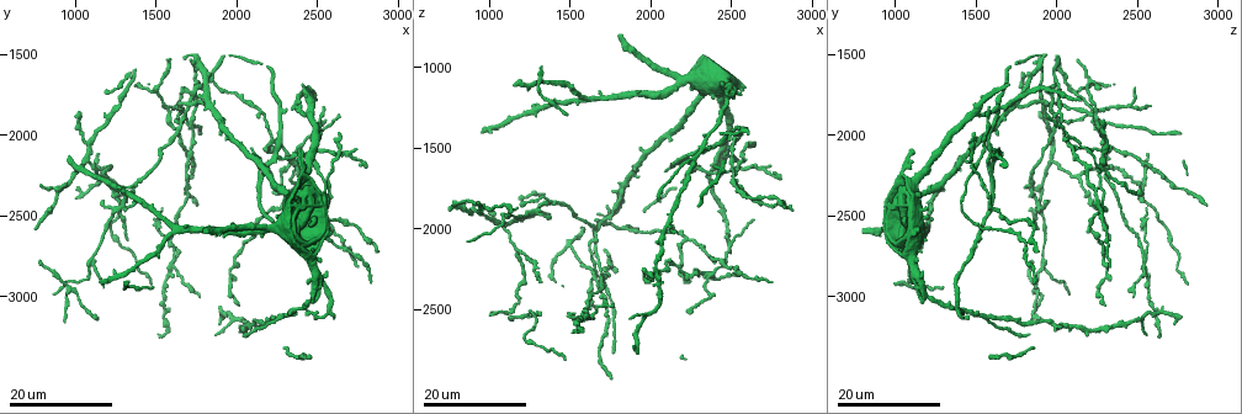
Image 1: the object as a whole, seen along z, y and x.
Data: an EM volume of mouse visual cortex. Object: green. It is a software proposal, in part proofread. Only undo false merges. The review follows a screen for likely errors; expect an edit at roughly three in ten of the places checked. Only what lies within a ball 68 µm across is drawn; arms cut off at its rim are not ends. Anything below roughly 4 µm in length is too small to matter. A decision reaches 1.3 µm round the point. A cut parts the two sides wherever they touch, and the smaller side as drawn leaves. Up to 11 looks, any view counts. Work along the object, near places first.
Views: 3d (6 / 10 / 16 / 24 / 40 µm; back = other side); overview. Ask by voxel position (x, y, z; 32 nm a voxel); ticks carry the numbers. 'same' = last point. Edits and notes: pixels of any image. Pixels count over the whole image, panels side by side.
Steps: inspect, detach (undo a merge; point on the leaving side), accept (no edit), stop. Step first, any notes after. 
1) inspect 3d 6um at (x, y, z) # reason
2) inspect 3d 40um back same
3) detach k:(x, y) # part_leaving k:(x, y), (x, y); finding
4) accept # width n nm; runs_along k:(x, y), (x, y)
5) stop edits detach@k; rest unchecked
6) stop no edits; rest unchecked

inspect 3d 24um at (1180, 2260, 2140) # side arm on a straight run

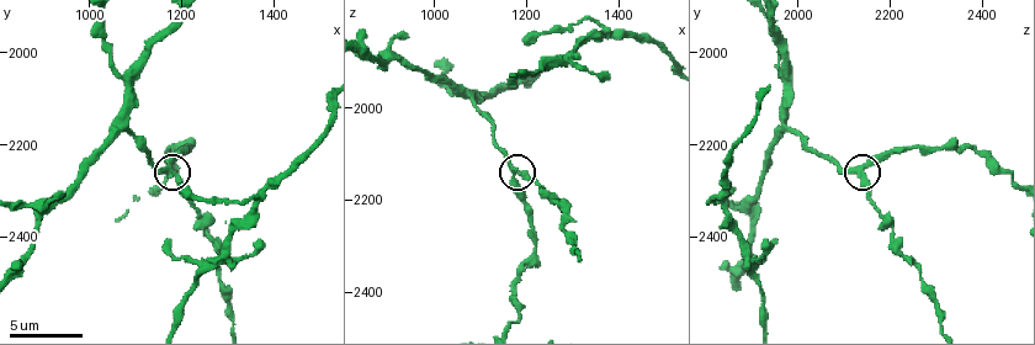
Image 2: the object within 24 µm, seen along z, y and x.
inspect 3d 10um at (1170, 2255, 2135) # zoom in

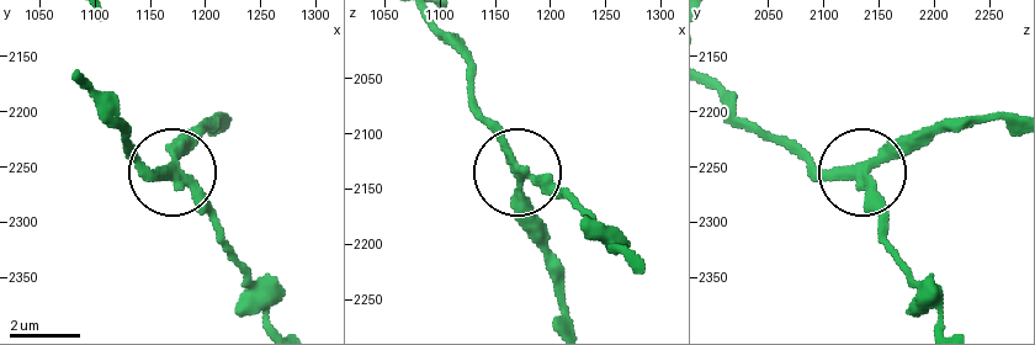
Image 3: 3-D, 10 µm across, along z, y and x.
accept # width 240 nm; one neuron here

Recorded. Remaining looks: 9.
inspect 3d 16um at (1100, 2800, 1920) # four or more arms meet

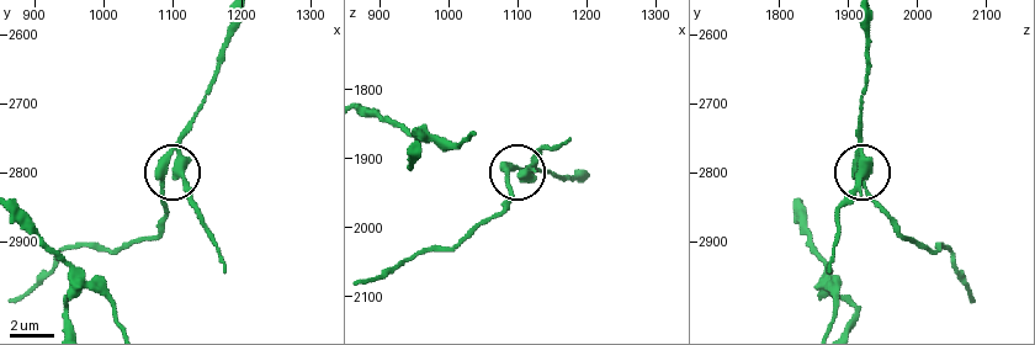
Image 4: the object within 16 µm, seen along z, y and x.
inspect 3d 10um at (1110, 2800, 1920)

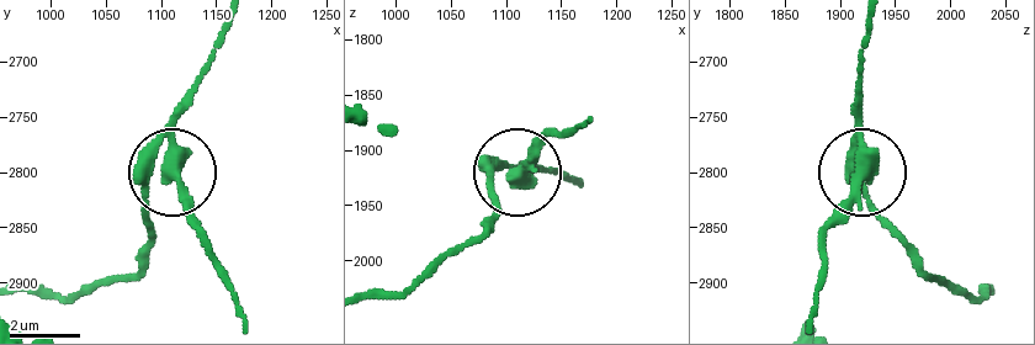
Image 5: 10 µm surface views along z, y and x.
accept # arms 5; runs_along 5:(866, 22), (858, 65), (864, 181), (826, 231); one neuron here

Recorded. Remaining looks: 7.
inspect 3d 16um at (1480, 1720, 2120) # arms part here

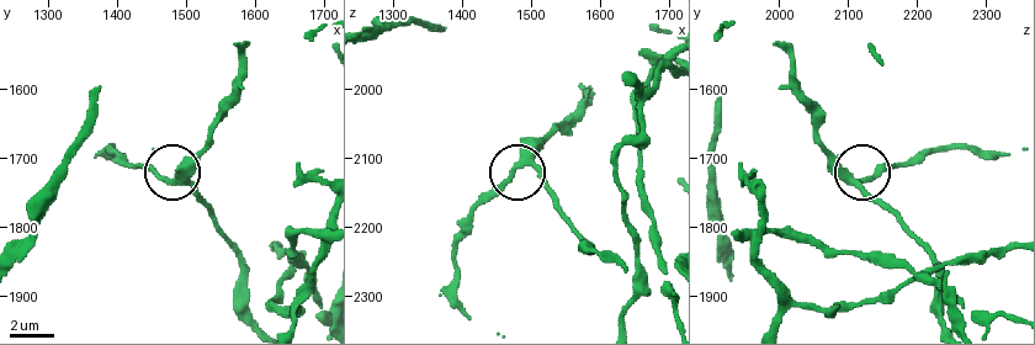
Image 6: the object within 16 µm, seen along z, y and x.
inspect 3d 10um at (1490, 1730, 2105) # closer look

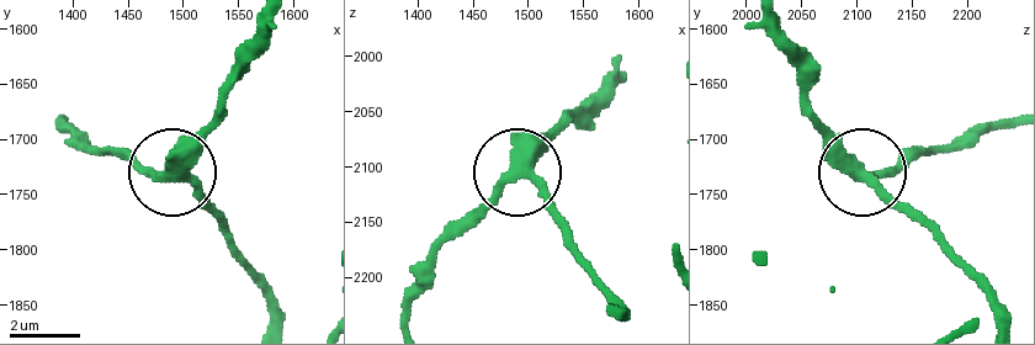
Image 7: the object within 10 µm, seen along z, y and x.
accept # runs_along 7:(998, 320), (990, 293), (816, 120); all the same neuron

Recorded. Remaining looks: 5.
inspect 3d 24um at (1640, 2740, 2540) # branch point

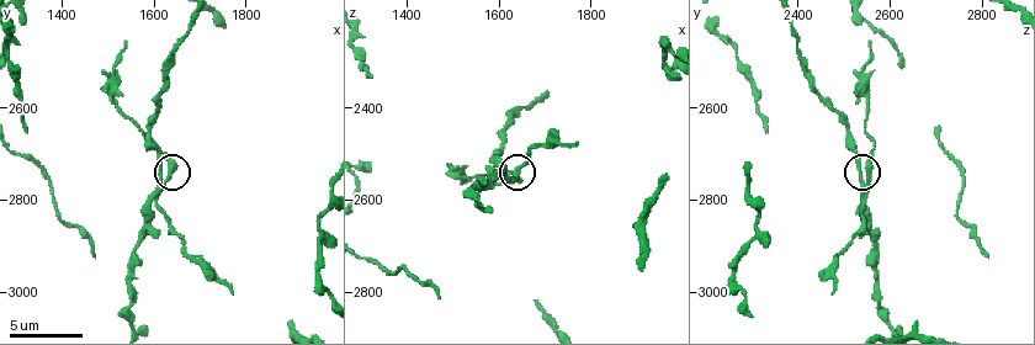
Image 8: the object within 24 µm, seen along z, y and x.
inspect 3d 10um at (1635, 2750, 2555)

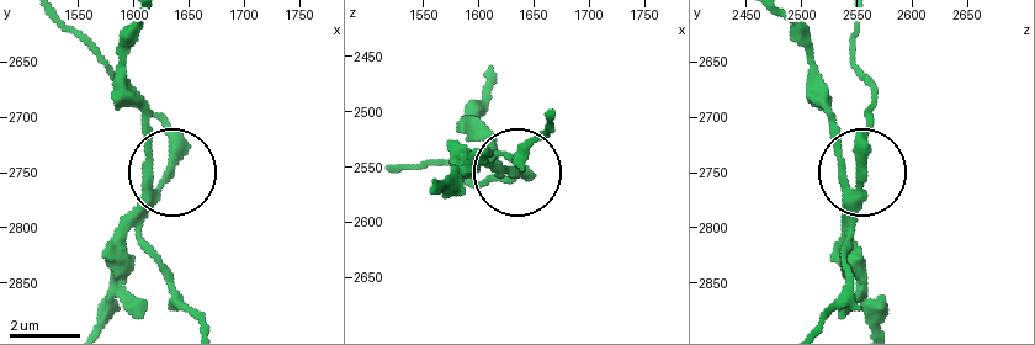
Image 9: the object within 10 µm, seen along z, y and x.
detach 9:(178, 163) # arms 3; part_leaving 9:(147, 207), (171, 157), (168, 129), (65, 24); a second neuron is stuck on

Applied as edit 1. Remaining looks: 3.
inspect overview

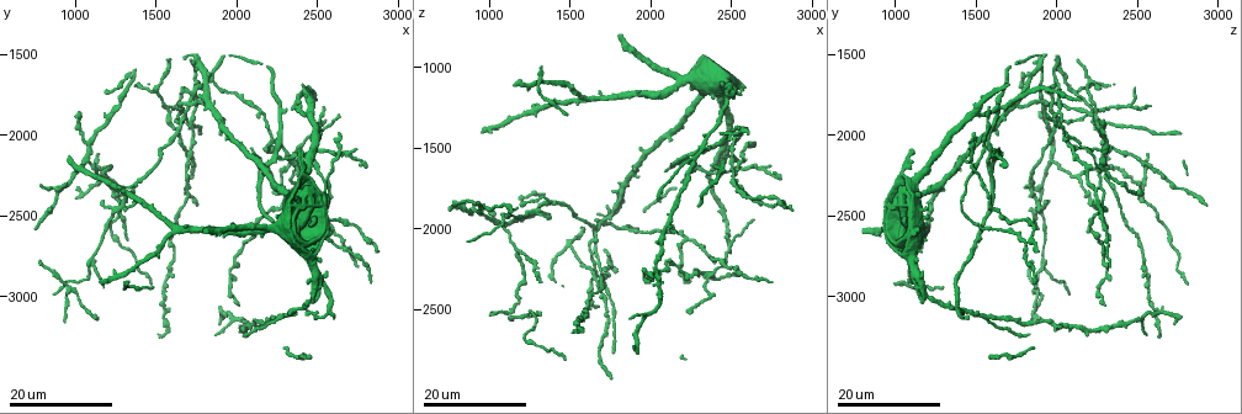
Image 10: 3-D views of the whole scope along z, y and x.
inspect 3d 24um at (2240, 2040, 2060) # branch point

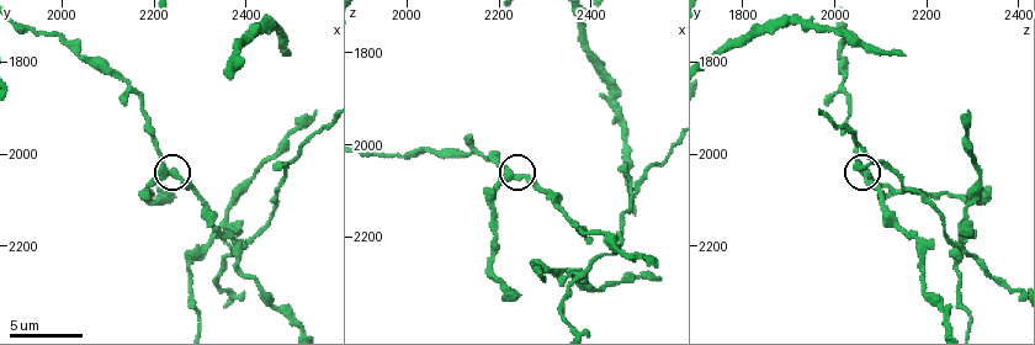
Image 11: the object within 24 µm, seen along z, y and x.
inspect 3d 10um at (2235, 2045, 2070)

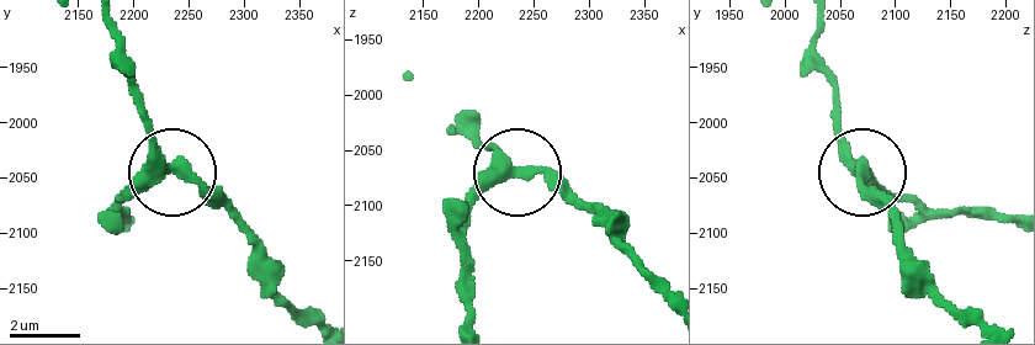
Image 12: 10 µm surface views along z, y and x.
accept # arms 3; one neuron here

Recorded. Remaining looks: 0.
stop edits detach@9; rest unchecked

